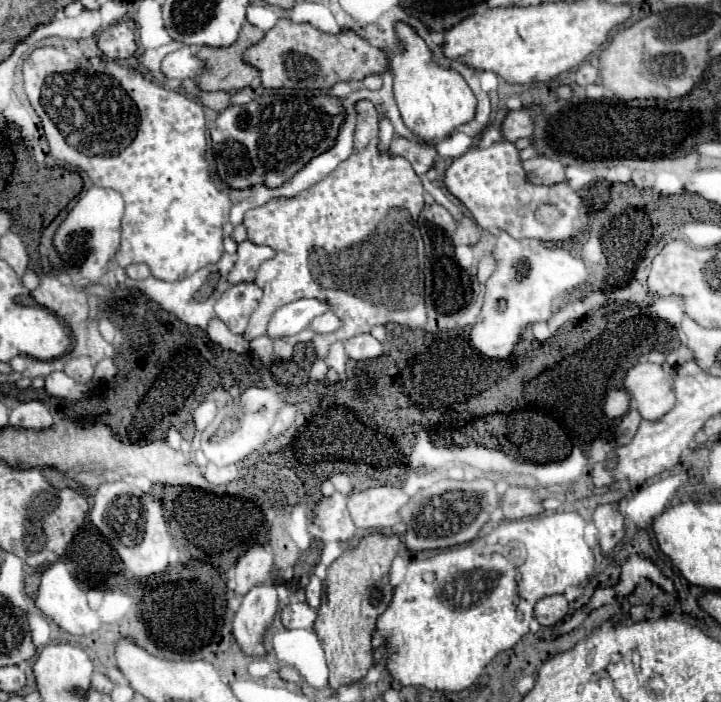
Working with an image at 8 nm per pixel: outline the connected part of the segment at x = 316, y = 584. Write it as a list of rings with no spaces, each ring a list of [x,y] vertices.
[[[310,576],[310,582],[306,586],[306,604],[310,604],[310,608],[316,610],[320,606],[320,596],[322,596],[322,580]]]

